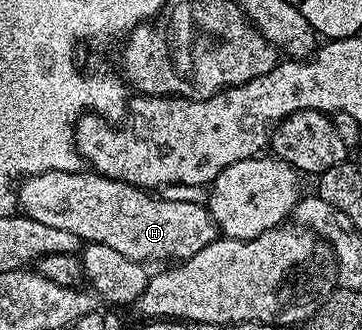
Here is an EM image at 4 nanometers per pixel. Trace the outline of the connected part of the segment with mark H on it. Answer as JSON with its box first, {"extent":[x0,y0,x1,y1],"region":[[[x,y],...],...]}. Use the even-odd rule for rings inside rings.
{"extent":[16,170,219,262],"region":[[[51,170],[38,176],[27,176],[20,181],[16,193],[20,211],[35,222],[43,222],[43,226],[55,226],[55,230],[67,230],[89,244],[111,246],[111,250],[132,260],[180,262],[199,254],[203,246],[207,246],[219,236],[217,224],[211,218],[205,204],[167,200],[152,191],[136,188],[133,184],[103,176],[92,170],[79,172]]]}

